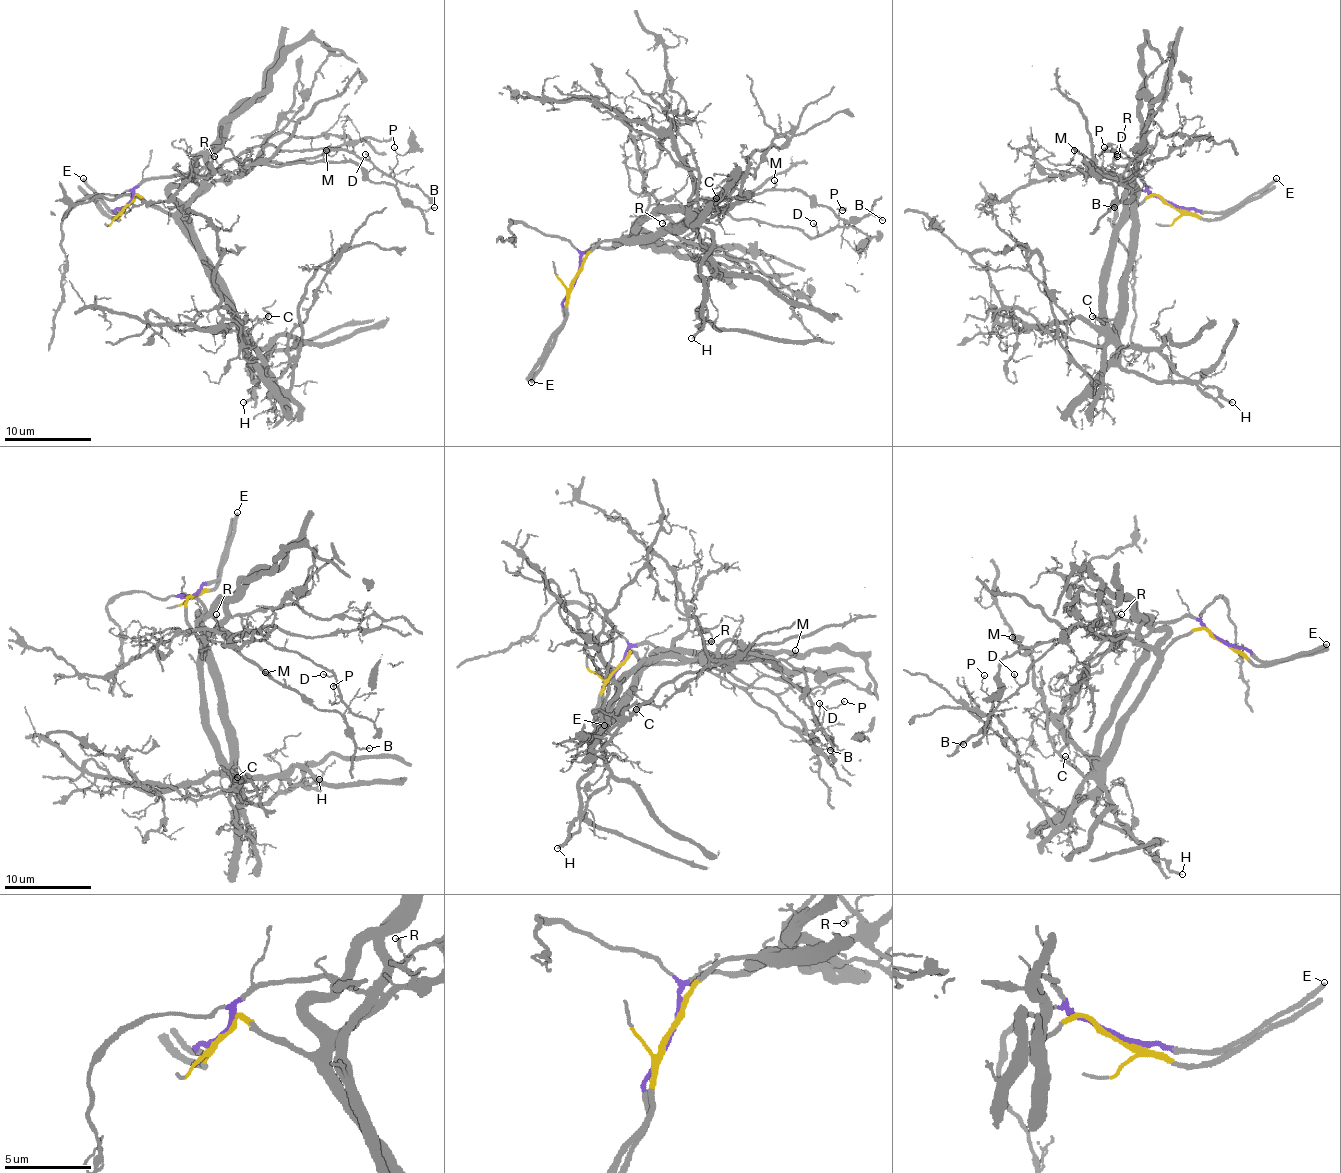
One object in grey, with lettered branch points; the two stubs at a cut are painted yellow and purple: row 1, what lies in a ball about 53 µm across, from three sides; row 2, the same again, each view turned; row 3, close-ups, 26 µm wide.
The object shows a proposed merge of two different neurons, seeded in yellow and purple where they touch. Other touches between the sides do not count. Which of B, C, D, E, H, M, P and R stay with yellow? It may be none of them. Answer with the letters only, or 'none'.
B, C, H, M, R

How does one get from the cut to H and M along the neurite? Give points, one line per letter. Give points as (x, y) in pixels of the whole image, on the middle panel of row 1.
H: (575, 278), (604, 241), (647, 241), (704, 226), (713, 241), (702, 265), (706, 319), (691, 339)
M: (575, 278), (586, 256), (604, 241), (654, 239), (671, 230), (697, 199), (758, 195), (769, 191), (774, 180)

